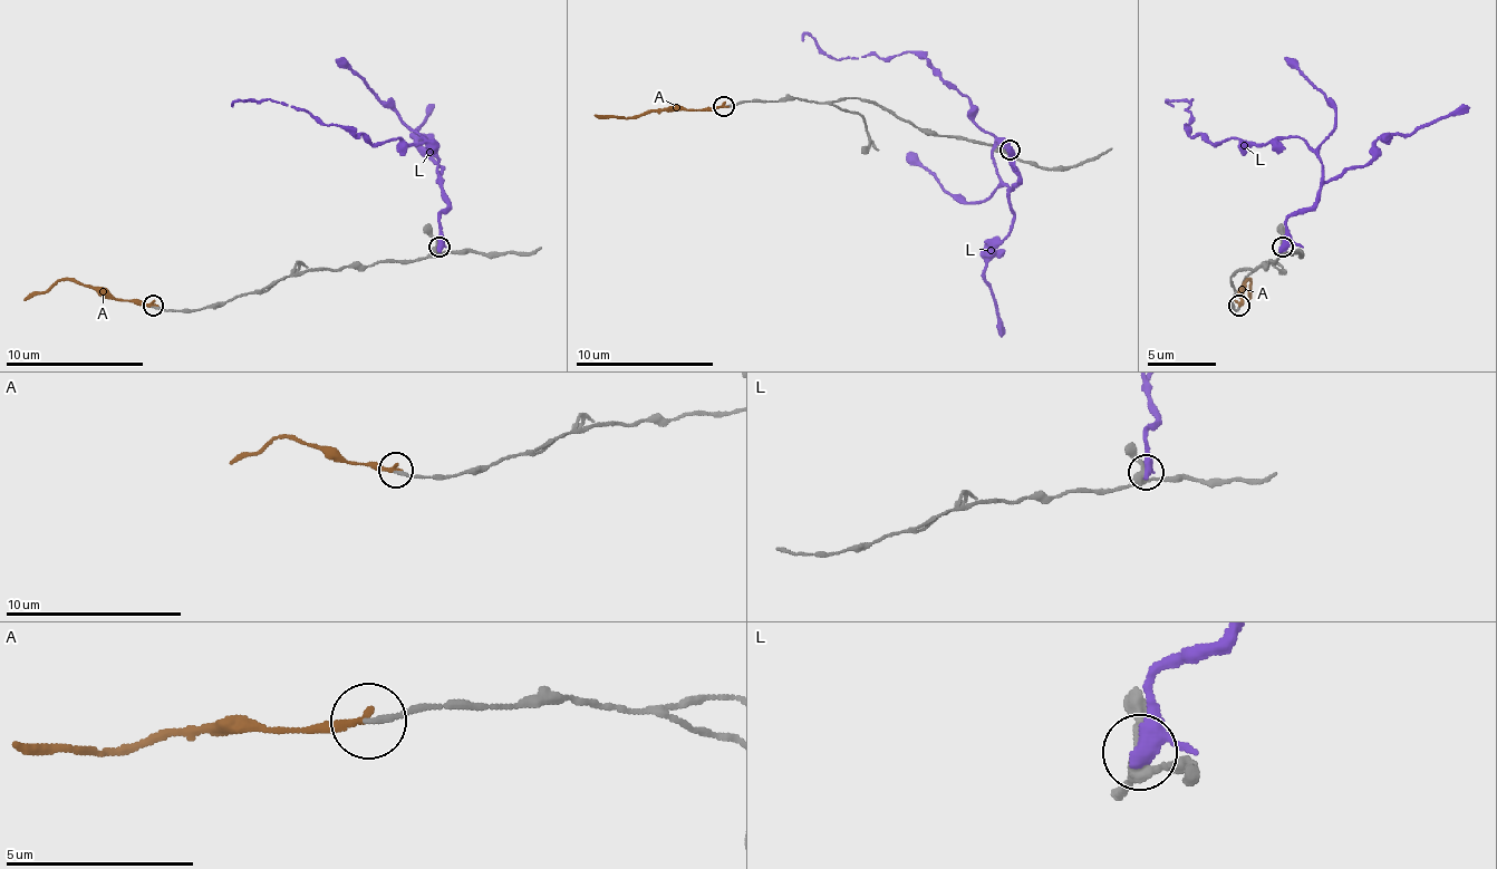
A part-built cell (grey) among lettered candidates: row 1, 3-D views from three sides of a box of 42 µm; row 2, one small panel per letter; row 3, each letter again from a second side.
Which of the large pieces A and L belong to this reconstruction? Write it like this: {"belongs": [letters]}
{"belongs": ["A"]}

